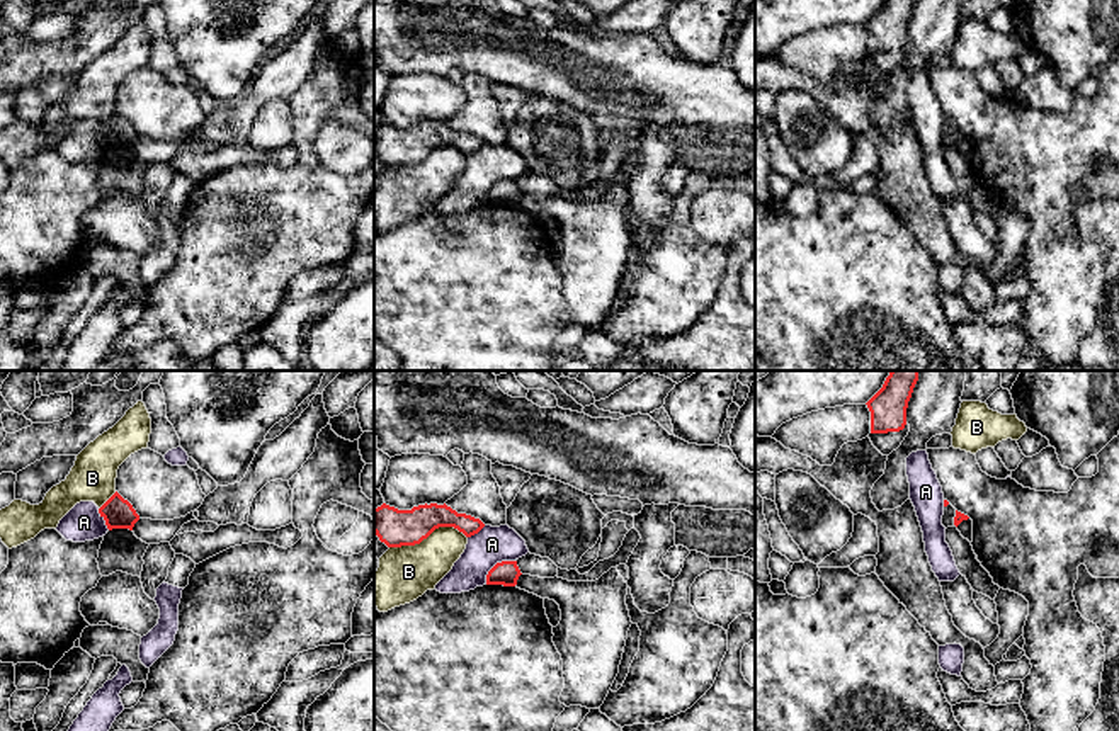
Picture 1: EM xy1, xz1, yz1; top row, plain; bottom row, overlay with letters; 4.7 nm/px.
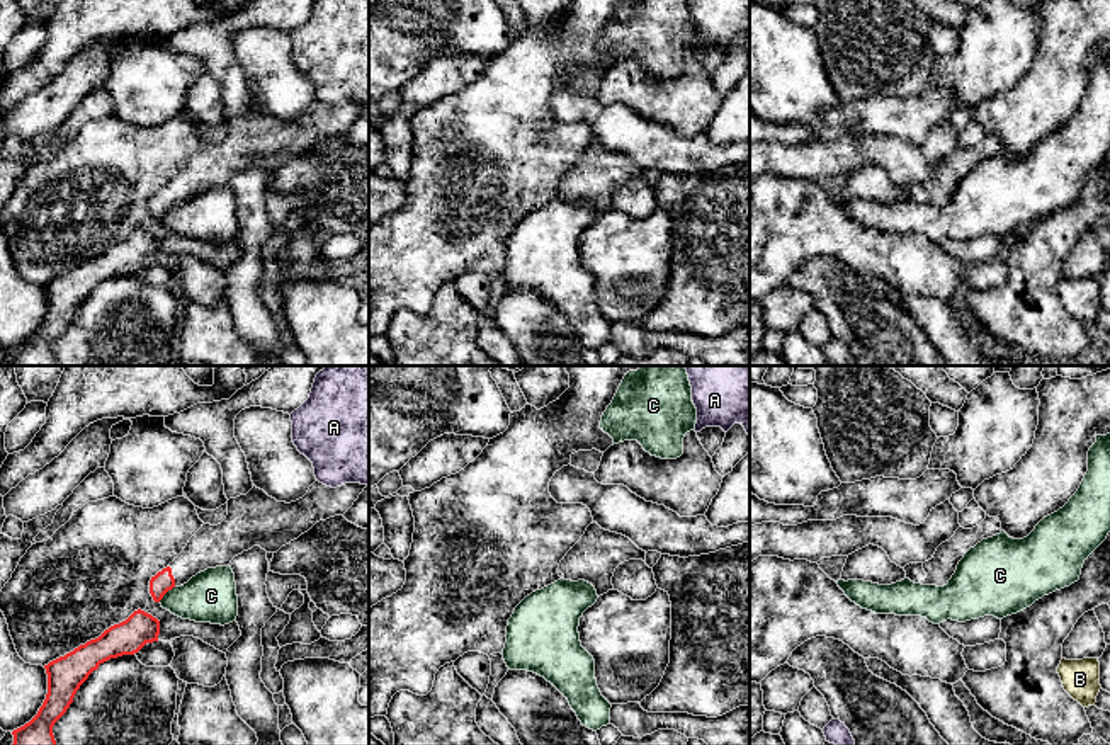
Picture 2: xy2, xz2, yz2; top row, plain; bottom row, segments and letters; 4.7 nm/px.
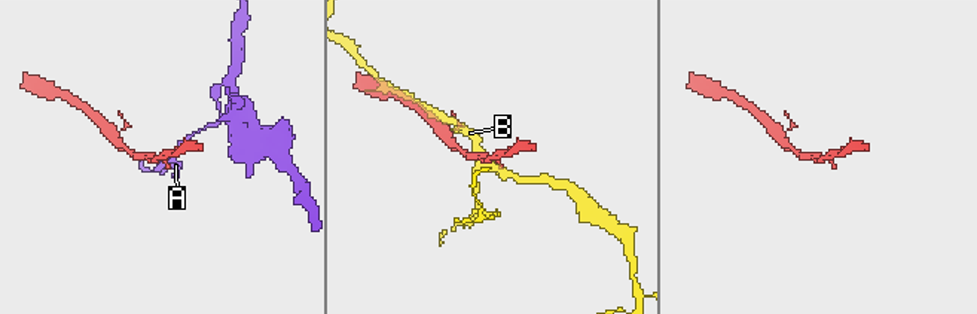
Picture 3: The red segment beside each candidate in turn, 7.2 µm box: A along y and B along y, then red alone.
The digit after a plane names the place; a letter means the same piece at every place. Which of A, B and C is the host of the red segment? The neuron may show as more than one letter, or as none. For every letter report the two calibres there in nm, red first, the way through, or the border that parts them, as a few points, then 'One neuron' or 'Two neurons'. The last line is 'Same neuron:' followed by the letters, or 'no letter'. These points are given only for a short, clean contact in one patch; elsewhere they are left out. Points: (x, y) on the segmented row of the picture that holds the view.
A: Thickness 120 nm (red) against 180 nm. Two neurons
B: Thickness 180 nm (red) against 260 nm. Two neurons
C: Thickness 100 nm (red) against 240 nm. Boundary: xy2 (174, 585), (158, 601). Two neurons
Same neuron: no letter

